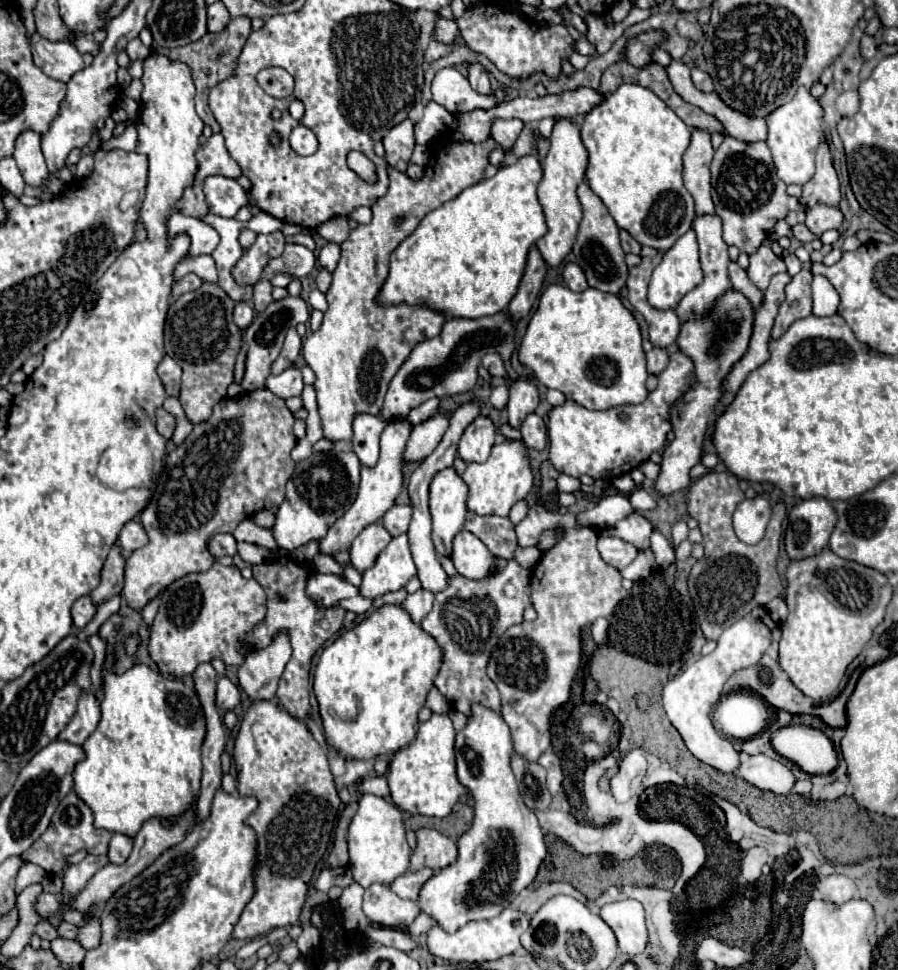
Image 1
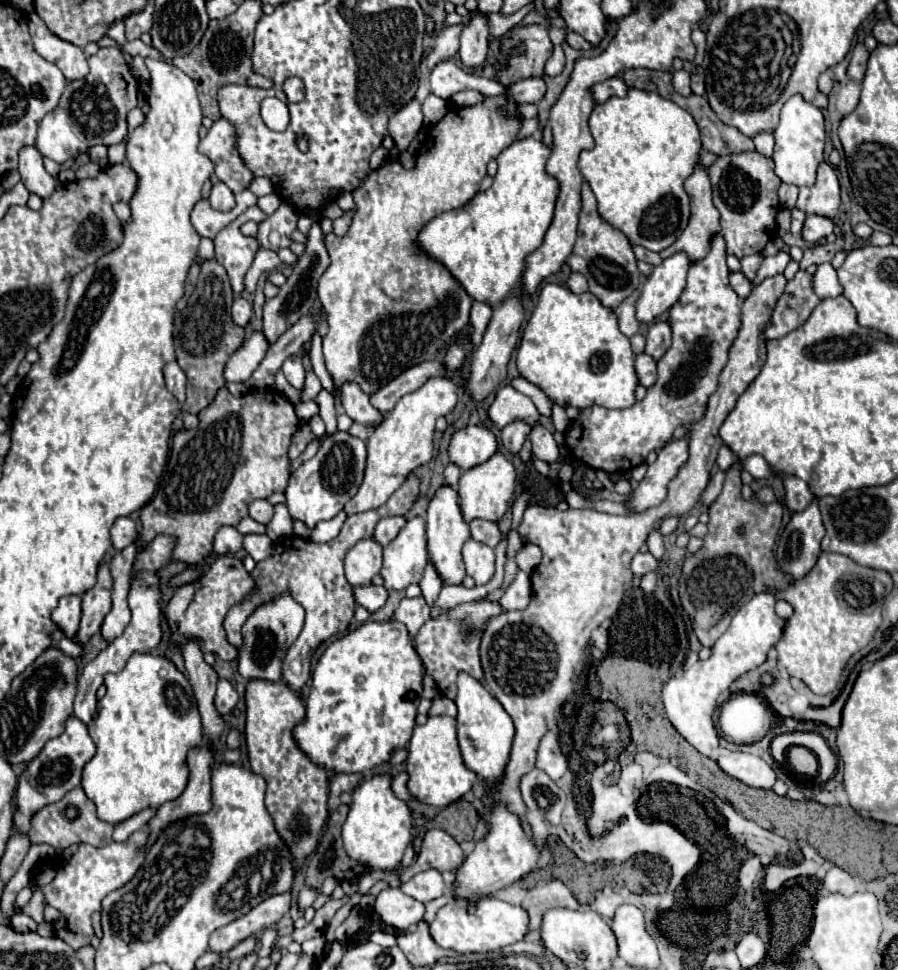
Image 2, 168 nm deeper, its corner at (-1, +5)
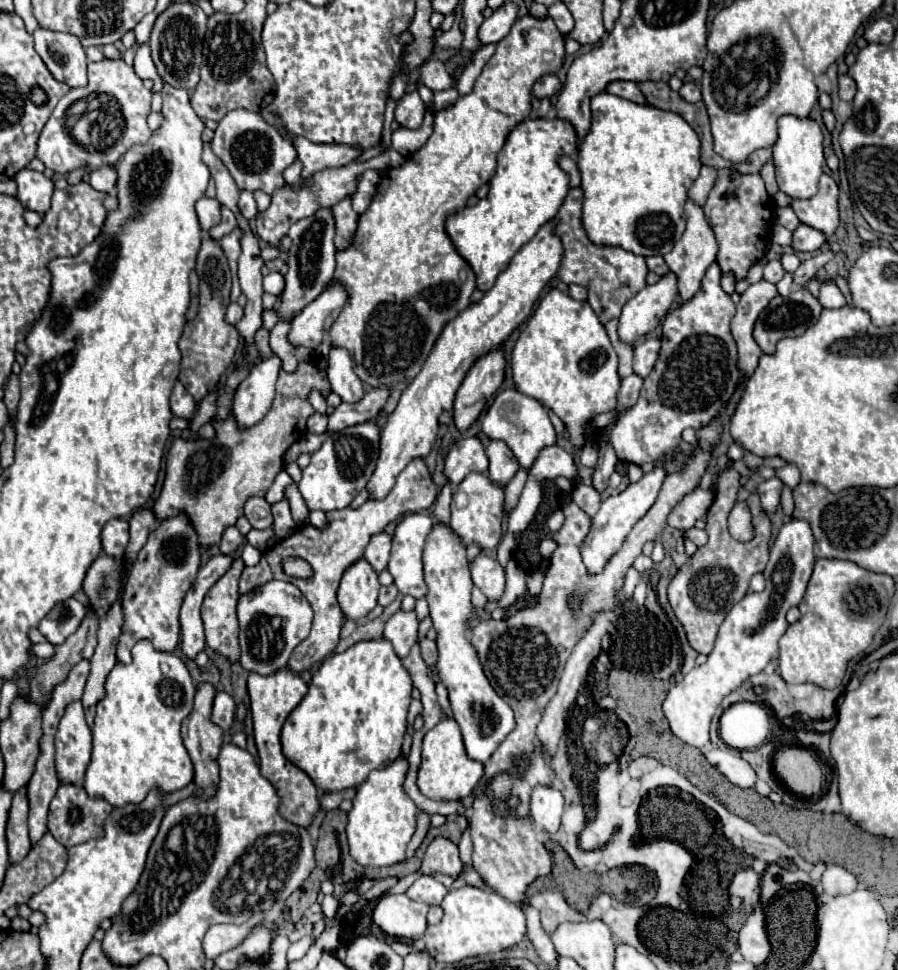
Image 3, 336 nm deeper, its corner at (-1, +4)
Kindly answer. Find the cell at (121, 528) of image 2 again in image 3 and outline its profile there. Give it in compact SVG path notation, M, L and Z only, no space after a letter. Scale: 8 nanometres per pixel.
M110 519L100 533L102 551L110 557L122 557L128 545L128 521L126 519Z

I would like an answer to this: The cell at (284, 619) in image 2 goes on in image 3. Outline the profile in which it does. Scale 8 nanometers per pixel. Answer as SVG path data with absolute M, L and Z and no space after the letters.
M268 581L240 597L240 663L244 669L270 675L286 667L294 647L304 641L312 625L312 607L298 587L288 581Z

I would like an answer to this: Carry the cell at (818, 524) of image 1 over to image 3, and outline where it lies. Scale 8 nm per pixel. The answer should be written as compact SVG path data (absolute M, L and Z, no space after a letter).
M792 519L788 521L776 535L776 541L770 549L770 561L764 569L764 577L766 577L766 589L762 593L750 593L746 595L740 603L736 603L732 607L732 611L728 611L728 615L724 617L724 623L718 627L718 637L716 637L716 645L712 649L712 653L708 655L708 661L700 667L694 667L682 681L678 681L670 691L668 697L664 701L664 715L670 723L672 733L682 739L684 743L692 745L692 747L706 747L710 745L710 721L718 709L718 705L722 703L722 699L732 693L734 689L738 689L748 677L760 673L766 669L766 665L778 657L778 639L784 635L784 631L788 629L788 621L786 621L786 613L790 607L796 607L806 591L808 579L812 575L812 567L814 567L814 541L812 541L812 529L806 521L800 519Z

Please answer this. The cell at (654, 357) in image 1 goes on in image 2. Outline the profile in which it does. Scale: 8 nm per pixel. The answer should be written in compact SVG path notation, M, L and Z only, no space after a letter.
M642 352L642 354L636 356L636 364L634 366L636 366L636 372L638 372L640 384L650 388L656 382L656 378L658 378L658 374L656 374L656 360L648 358L648 354Z

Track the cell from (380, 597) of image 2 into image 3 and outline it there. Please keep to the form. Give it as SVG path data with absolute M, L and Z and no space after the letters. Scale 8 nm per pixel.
M388 585L388 587L380 587L380 595L378 595L378 603L382 605L382 607L386 607L386 605L390 605L394 599L396 599L396 595L398 595L398 589L396 589L396 585Z

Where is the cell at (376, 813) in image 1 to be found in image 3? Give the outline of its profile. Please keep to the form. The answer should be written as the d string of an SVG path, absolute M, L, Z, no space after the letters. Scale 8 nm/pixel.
M400 755L384 769L376 769L368 775L368 781L362 783L354 797L354 807L348 813L348 845L350 855L360 865L386 867L396 865L406 859L406 845L416 827L418 807L404 791L404 779L408 773L408 759Z

